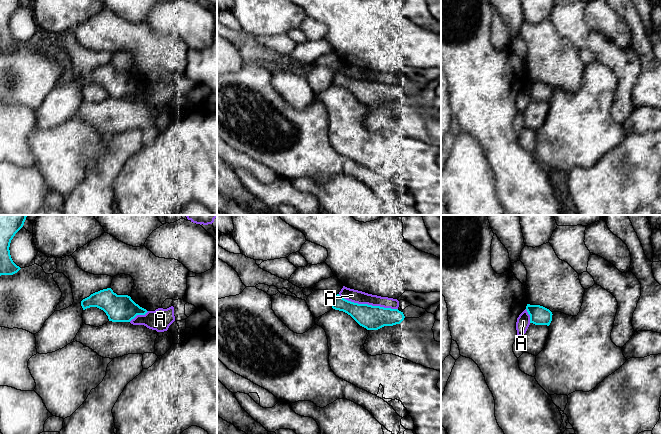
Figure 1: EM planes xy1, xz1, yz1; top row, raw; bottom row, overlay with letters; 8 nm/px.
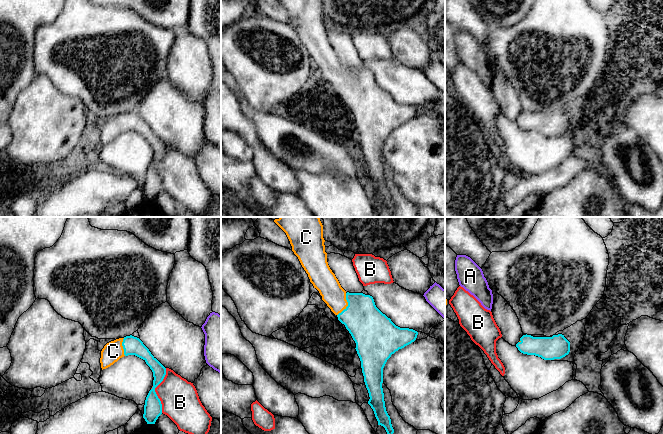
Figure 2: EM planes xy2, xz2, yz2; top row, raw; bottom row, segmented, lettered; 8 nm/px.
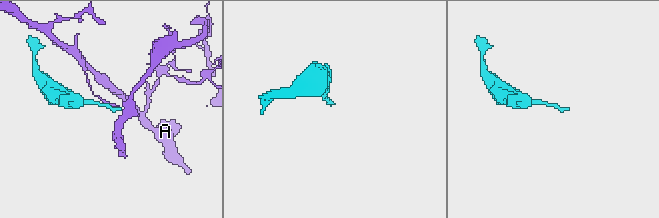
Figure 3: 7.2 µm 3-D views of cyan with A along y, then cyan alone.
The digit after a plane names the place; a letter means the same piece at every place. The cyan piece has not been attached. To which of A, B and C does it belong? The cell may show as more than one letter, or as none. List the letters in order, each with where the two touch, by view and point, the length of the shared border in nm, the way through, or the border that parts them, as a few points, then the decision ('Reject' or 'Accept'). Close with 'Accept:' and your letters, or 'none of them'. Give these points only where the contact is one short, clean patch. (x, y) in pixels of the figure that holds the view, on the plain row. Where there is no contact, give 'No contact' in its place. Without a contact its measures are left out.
A: Touches cyan at xz1 (367, 80). Shared border 500 nm. Boundary: xz1 (338, 70), (354, 78), (397, 85). Reject
B: Touches cyan at xy2 (154, 166). Shared border 360 nm. Boundary: xy2 (166, 144), (163, 156), (155, 164), (161, 188). Reject
C: Touches cyan at xz2 (348, 80). Shared border 200 nm. Path across: xz2 (369, 103), (348, 80), (327, 60). Accept
Accept: C

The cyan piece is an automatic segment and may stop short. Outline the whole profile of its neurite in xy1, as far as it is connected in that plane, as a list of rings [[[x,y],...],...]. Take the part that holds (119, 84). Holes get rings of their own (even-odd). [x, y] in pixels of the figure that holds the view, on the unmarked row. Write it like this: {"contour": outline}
{"contour": [[[111,64],[91,70],[81,77],[83,86],[97,83],[103,86],[112,98],[130,98],[137,91],[148,87],[136,80],[128,71],[117,71]]]}

